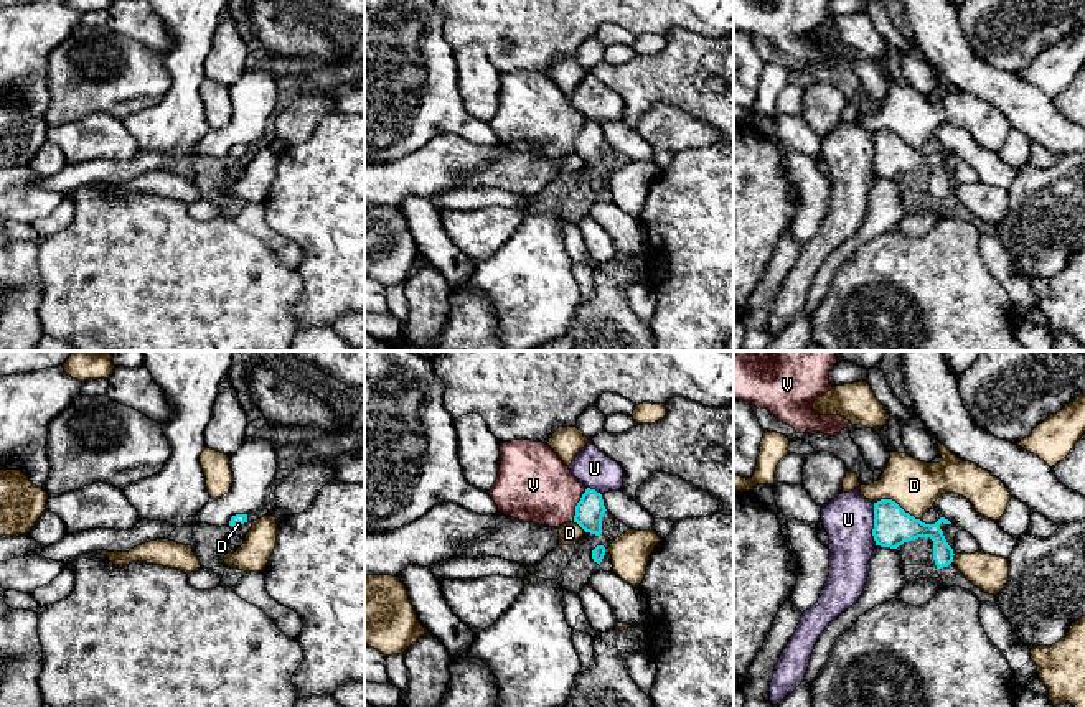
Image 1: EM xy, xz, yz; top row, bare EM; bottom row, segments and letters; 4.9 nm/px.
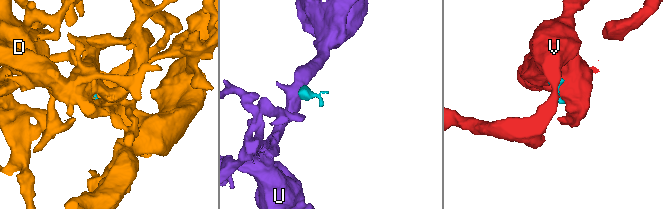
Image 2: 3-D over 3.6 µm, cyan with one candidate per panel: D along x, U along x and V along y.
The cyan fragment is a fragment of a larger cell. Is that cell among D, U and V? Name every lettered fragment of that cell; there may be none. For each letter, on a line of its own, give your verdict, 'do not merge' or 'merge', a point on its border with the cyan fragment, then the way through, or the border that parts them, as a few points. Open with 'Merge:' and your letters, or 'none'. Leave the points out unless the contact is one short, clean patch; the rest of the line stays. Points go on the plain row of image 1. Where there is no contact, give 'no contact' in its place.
Merge: D
D: merge | yz (896, 134)
U: do not merge | yz (874, 155) | along yz (873, 134), (873, 170), (876, 175)
V: do not merge | xz (577, 135) | along xz (587, 119), (576, 137), (573, 152)

